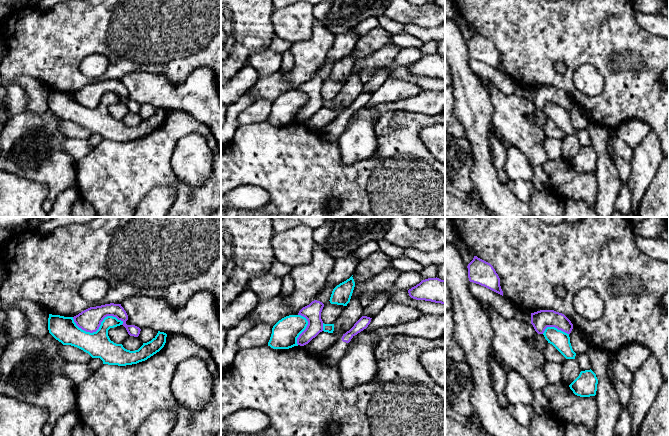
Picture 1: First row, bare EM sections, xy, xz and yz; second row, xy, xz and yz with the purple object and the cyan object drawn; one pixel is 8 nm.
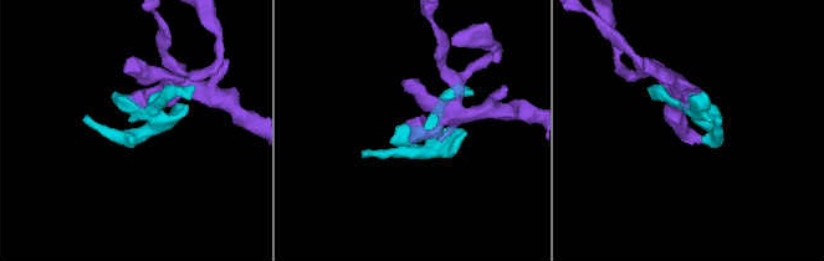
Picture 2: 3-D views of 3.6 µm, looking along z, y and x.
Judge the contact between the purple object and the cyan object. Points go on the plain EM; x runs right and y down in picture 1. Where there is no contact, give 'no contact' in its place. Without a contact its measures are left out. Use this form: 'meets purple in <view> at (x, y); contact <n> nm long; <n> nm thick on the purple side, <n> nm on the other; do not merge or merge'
meets purple in xy at (98, 104); contact 420 nm long; 190 nm thick on the purple side, 200 nm on the other; do not merge

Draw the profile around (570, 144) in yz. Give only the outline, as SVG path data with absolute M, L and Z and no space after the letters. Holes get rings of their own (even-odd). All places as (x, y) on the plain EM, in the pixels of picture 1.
M565 135L562 139L562 158L570 161L580 148L581 145L576 135Z

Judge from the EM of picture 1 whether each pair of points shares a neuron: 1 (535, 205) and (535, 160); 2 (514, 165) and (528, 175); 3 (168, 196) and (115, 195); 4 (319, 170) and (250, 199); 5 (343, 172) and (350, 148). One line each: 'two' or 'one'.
1: two
2: one
3: two
4: two
5: two

